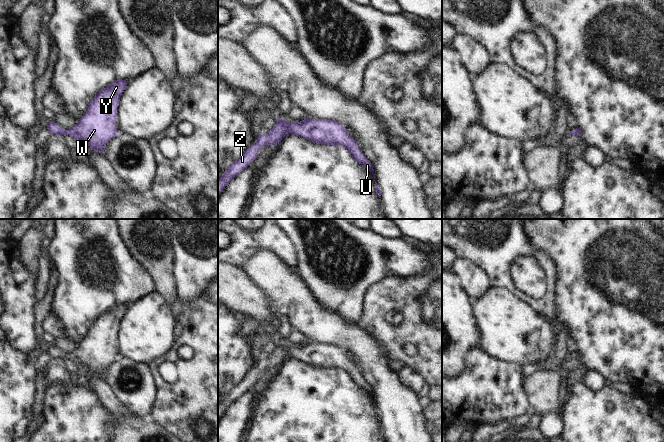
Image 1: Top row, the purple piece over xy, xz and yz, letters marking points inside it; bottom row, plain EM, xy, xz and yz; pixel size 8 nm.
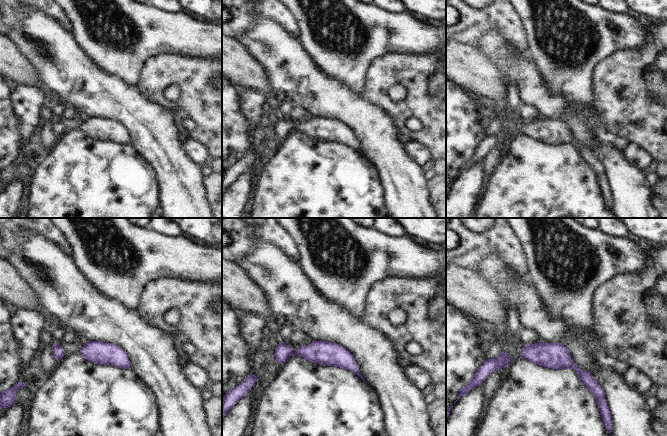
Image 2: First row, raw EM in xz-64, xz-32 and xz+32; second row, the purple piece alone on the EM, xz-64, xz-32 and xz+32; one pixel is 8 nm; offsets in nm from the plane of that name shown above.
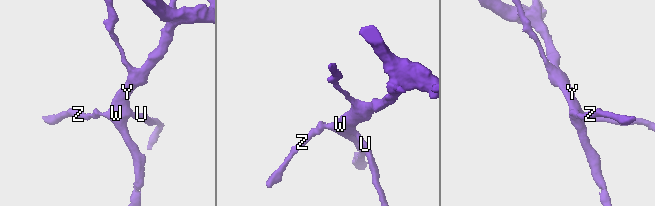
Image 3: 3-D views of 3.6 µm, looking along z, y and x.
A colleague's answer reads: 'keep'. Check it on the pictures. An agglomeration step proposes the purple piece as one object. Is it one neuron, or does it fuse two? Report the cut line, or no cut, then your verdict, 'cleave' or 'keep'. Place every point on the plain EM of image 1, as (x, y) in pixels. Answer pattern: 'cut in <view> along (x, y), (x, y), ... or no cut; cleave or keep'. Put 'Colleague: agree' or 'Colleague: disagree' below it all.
no cut; keep
Colleague: agree

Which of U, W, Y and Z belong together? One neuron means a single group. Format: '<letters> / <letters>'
U W Y Z

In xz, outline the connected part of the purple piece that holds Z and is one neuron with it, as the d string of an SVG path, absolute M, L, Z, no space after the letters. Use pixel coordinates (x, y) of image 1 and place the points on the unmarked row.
M277 342L275 349L268 357L260 357L253 368L232 387L218 404L218 420L223 412L240 396L247 392L258 380L258 374L265 369L275 370L286 358L293 358L312 365L316 368L345 371L351 380L367 394L375 403L373 390L358 372L356 365L348 358L348 354L334 344L306 342L300 346L290 347L288 344Z

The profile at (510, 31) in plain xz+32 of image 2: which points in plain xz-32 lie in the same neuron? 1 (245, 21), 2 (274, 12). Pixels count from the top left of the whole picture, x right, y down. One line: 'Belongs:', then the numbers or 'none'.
Belongs: 1, 2

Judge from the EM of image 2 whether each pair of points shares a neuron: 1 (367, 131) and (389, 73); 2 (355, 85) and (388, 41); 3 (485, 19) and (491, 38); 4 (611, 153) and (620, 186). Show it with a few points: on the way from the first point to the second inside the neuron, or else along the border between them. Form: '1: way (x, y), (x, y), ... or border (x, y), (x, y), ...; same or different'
1: border (360, 93), (369, 102), (387, 113), (393, 121); different
2: way (355, 72), (355, 67), (375, 47); same
3: border (509, 41), (495, 28), (489, 28), (474, 46); different
4: way (614, 161), (620, 173), (620, 178); same

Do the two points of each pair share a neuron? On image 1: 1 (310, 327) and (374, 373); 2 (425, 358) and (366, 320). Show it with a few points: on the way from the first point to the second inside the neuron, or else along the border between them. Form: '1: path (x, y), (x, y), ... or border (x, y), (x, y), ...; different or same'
1: path (327, 327), (339, 332), (363, 356); same
2: path (417, 341), (410, 334), (387, 334), (383, 332); same

